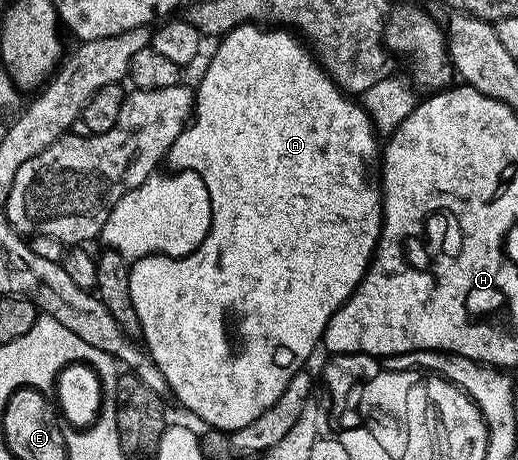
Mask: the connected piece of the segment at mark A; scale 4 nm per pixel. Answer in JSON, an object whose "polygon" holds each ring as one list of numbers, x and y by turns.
{"polygon":[[242,24,235,30,229,31,223,37,218,39,219,47,215,50,215,55,207,62,207,67,203,70,203,75,199,78,199,87,196,85,193,90,193,117,188,121,186,127,179,133,179,138,173,140,170,151,163,158,162,169,171,176,189,177,190,179,198,179,203,184,205,192,207,192,207,206,209,206,209,222,211,227,205,236,205,240,195,251,184,258,171,258,168,254,153,253,146,254,143,258,134,259,130,263,131,271,129,272,129,296,133,296,133,308,137,308,137,320,141,320,141,328,143,329,142,341,145,344,145,350,150,355,155,366,164,374,170,393,175,396,176,400,184,406,191,414,196,414,203,426,224,432,234,432,245,428,245,424,257,420,257,416,261,416,261,412,265,412,265,408,269,408,281,396,281,392,285,392,285,388,289,384,289,380,293,380,293,376,297,371,304,369,311,358,311,353,322,343,323,333,329,324,329,320,342,306,351,299,351,294,363,281,367,275,367,267,371,264,371,259,375,256,375,245,379,243,379,231,381,229,381,146,377,141,375,127,372,126,369,116,364,112,362,105,354,97,341,96,339,86,327,71,324,70,316,59,315,54,305,45,302,46,300,39,294,33,288,32,283,28,264,28,259,24]]}

